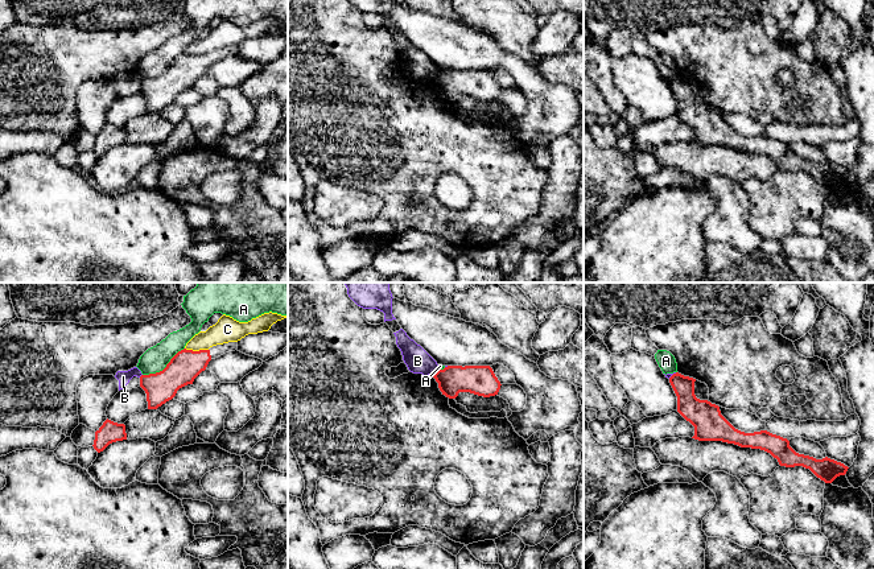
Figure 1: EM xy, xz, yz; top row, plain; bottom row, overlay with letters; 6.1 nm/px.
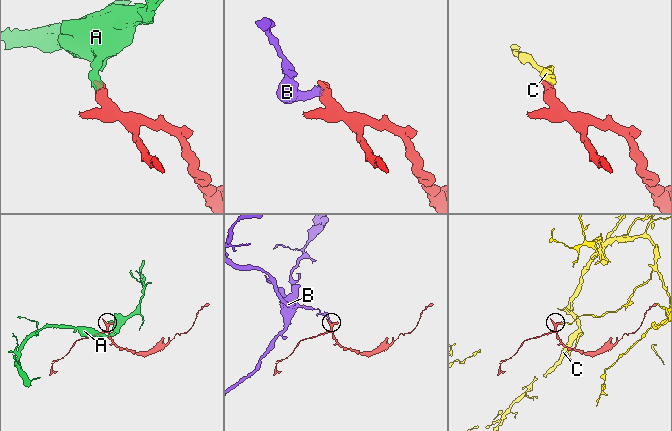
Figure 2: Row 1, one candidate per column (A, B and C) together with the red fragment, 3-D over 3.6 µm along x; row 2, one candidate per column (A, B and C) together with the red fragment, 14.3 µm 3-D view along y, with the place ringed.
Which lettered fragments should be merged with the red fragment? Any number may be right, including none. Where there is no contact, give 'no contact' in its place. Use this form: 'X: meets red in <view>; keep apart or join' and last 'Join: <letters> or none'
A: meets red in xy; keep apart
B: meets red in xz; keep apart
C: meets red in xy; keep apart
Join: none

